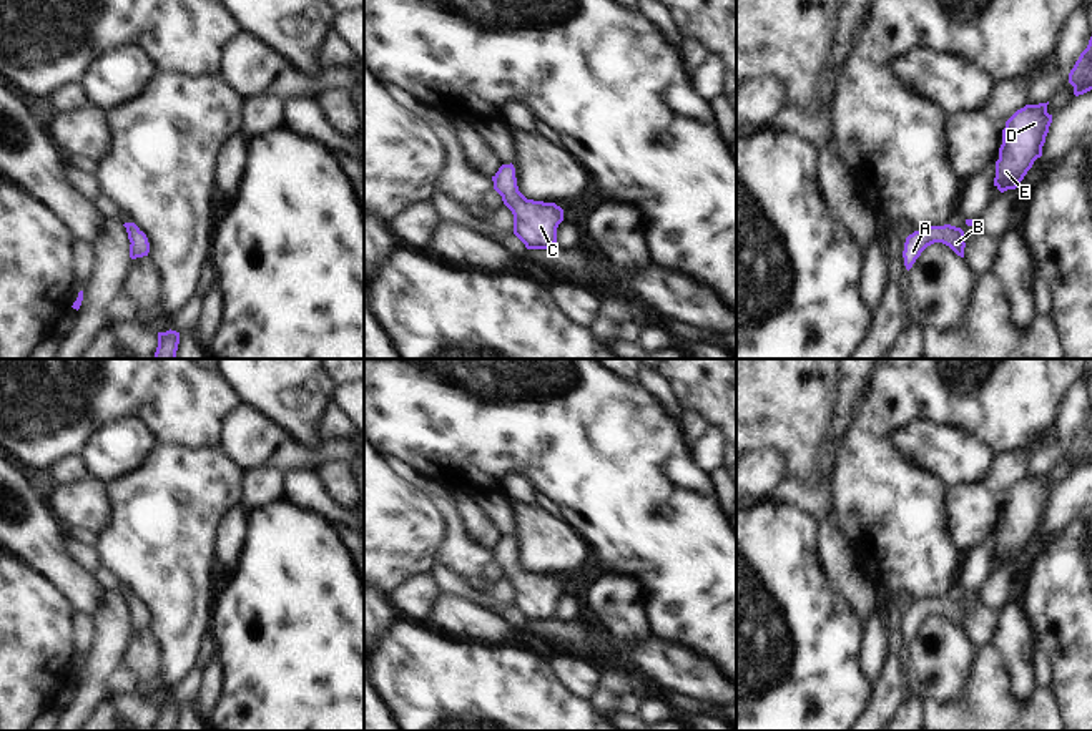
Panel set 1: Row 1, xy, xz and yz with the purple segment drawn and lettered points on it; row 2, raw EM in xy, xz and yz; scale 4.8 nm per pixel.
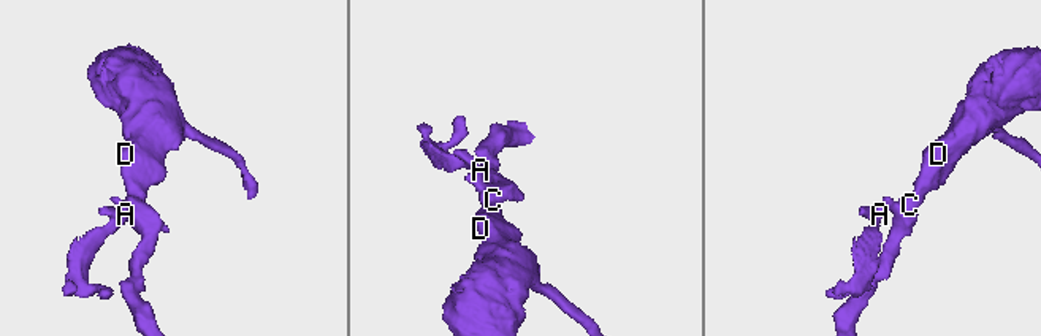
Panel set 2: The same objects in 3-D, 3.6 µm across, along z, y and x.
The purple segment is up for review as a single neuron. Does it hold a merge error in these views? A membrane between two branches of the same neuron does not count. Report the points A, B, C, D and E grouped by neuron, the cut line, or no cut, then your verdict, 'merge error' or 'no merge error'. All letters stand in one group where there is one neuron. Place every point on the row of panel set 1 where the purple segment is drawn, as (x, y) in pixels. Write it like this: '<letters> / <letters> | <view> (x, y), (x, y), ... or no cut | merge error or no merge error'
A B C D E | no cut | no merge error

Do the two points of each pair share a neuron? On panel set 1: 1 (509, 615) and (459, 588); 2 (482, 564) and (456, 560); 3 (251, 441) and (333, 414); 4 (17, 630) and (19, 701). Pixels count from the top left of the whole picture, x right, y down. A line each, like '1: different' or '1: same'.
1: same
2: same
3: different
4: same

